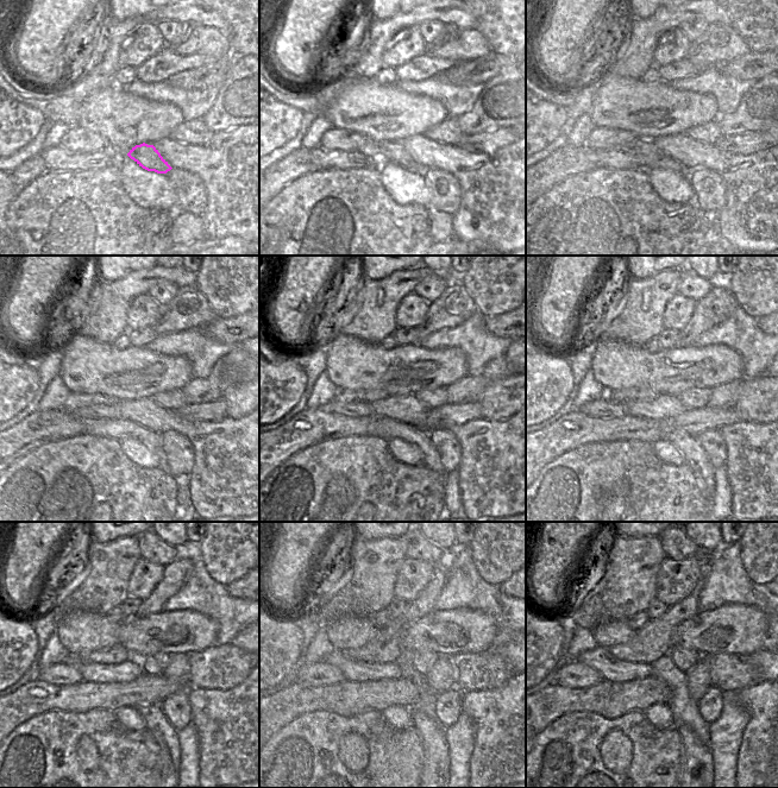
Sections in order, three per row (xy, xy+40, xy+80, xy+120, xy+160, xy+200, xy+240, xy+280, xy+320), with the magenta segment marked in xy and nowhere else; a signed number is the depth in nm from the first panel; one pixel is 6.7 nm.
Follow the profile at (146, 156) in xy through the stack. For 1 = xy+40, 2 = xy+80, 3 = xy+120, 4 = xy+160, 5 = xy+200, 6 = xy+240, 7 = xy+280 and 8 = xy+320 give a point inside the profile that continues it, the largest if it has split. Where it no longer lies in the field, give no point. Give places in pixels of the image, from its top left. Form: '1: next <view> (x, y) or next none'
1: next xy+40 (395, 152)
2: next xy+80 (641, 145)
3: next xy+120 (96, 411)
4: next xy+160 (349, 409)
5: next xy+200 (603, 408)
6: next xy+240 (60, 673)
7: next xy+280 (321, 674)
8: next xy+320 (573, 674)

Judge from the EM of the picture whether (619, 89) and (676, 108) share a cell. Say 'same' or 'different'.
same

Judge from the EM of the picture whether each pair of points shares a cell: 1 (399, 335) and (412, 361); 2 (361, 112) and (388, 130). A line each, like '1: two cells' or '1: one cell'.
1: two cells
2: one cell

